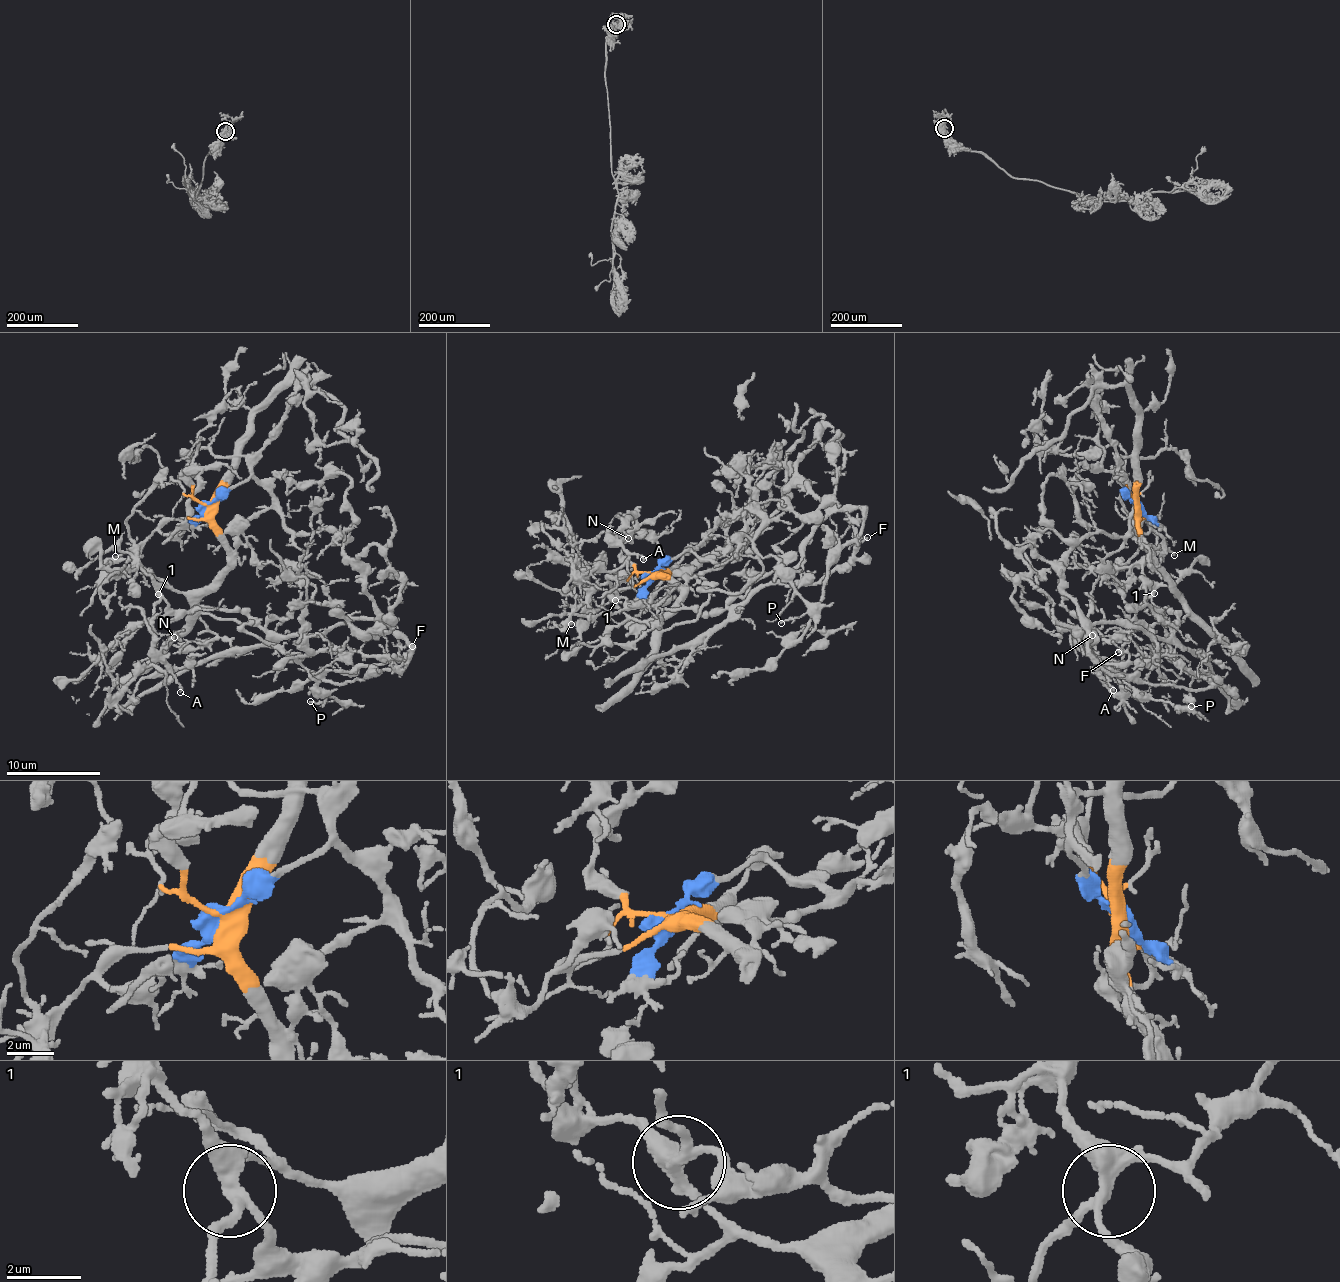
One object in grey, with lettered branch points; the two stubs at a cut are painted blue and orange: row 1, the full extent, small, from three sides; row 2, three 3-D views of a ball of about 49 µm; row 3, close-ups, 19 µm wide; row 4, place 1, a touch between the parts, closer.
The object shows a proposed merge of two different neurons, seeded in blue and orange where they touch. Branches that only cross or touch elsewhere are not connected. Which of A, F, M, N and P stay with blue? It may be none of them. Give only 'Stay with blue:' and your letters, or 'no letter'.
Stay with blue: F

